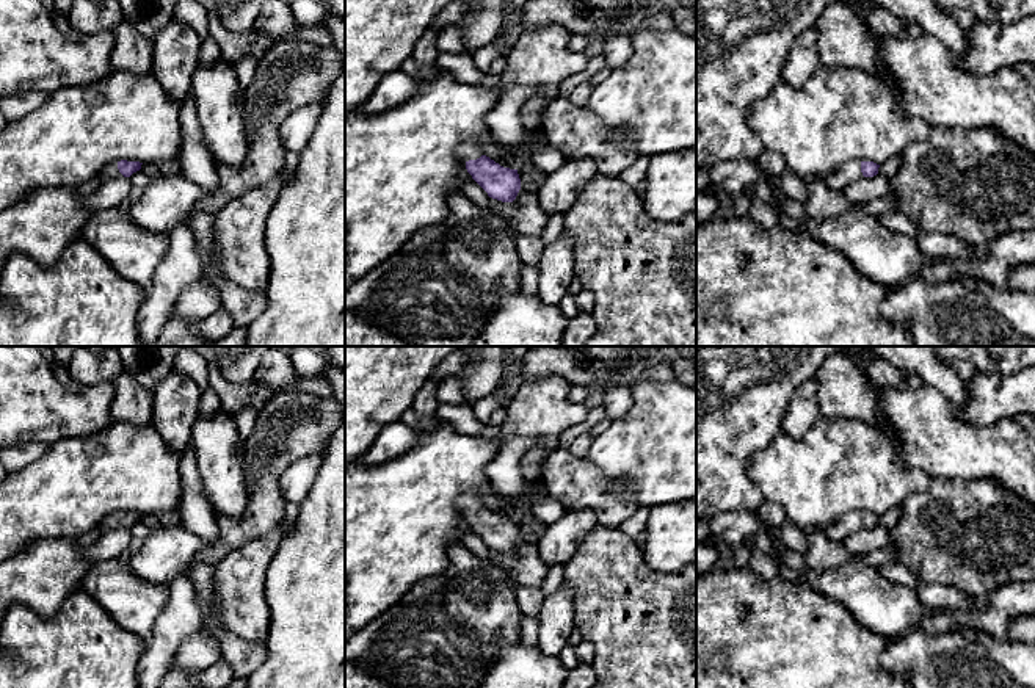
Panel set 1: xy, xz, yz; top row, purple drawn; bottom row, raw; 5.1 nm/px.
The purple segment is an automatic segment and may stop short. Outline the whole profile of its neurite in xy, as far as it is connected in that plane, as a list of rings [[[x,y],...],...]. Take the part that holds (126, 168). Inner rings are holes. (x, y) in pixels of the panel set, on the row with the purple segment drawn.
[[[121,160],[121,161],[116,161],[116,163],[110,163],[107,165],[100,172],[100,179],[102,179],[102,183],[107,182],[107,180],[111,180],[114,177],[130,177],[133,172],[140,171],[141,169],[141,165],[140,161],[127,161],[127,160]]]

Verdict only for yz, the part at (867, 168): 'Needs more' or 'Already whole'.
Needs more

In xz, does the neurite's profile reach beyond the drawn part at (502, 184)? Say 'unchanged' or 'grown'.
grown

